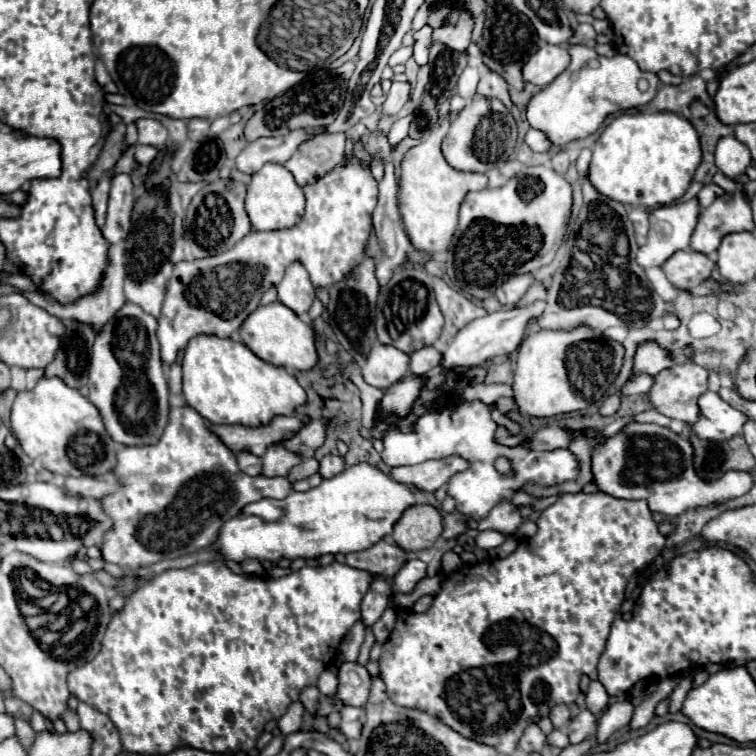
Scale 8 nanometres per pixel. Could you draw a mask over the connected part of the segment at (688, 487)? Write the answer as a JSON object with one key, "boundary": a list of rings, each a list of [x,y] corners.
{"boundary":[[[628,422],[616,436],[594,448],[592,476],[600,492],[626,500],[644,498],[652,512],[666,516],[678,516],[690,508],[726,502],[746,494],[752,486],[752,474],[748,472],[726,472],[716,482],[700,480],[694,472],[690,442],[664,426],[644,422]]]}

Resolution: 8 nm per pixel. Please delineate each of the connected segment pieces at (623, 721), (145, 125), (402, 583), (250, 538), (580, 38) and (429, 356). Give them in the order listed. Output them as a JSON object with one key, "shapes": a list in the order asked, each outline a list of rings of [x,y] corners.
{"shapes":[[[[620,700],[608,706],[608,710],[598,720],[598,744],[606,742],[612,732],[628,726],[632,714],[634,714],[634,706],[630,700]]],[[[142,118],[136,120],[138,126],[138,144],[150,144],[150,146],[164,146],[164,142],[168,140],[168,130],[152,118]]],[[[409,559],[393,578],[394,593],[409,594],[417,582],[426,576],[427,565],[418,559]]],[[[356,464],[330,480],[322,480],[318,488],[312,488],[308,492],[290,492],[284,500],[264,498],[260,502],[248,504],[236,518],[232,518],[222,526],[220,536],[214,542],[214,548],[222,552],[226,560],[234,562],[242,562],[244,558],[278,562],[280,558],[294,560],[294,558],[318,558],[324,554],[338,554],[338,552],[350,554],[366,550],[368,546],[380,542],[380,538],[388,536],[398,518],[402,516],[402,512],[414,504],[416,504],[416,490],[392,480],[378,466]]],[[[578,24],[576,28],[576,34],[570,42],[576,42],[576,44],[586,44],[586,46],[594,46],[596,44],[596,30],[590,26],[590,24]]],[[[424,346],[422,350],[416,350],[410,354],[410,372],[412,374],[426,374],[438,362],[442,360],[442,354],[434,346]]]]}

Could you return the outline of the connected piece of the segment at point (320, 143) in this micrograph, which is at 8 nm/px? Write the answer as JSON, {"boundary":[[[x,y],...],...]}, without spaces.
{"boundary":[[[322,130],[312,136],[308,142],[302,142],[294,156],[284,162],[284,166],[292,172],[298,186],[312,184],[316,178],[330,172],[344,158],[344,132],[328,132]]]}

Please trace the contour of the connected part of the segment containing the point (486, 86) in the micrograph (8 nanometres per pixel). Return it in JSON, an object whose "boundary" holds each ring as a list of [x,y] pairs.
{"boundary":[[[486,72],[486,74],[480,78],[478,94],[480,94],[480,96],[486,96],[486,98],[498,98],[498,100],[500,100],[502,104],[506,104],[508,108],[512,106],[510,96],[508,96],[508,84],[506,84],[496,72]]]}

